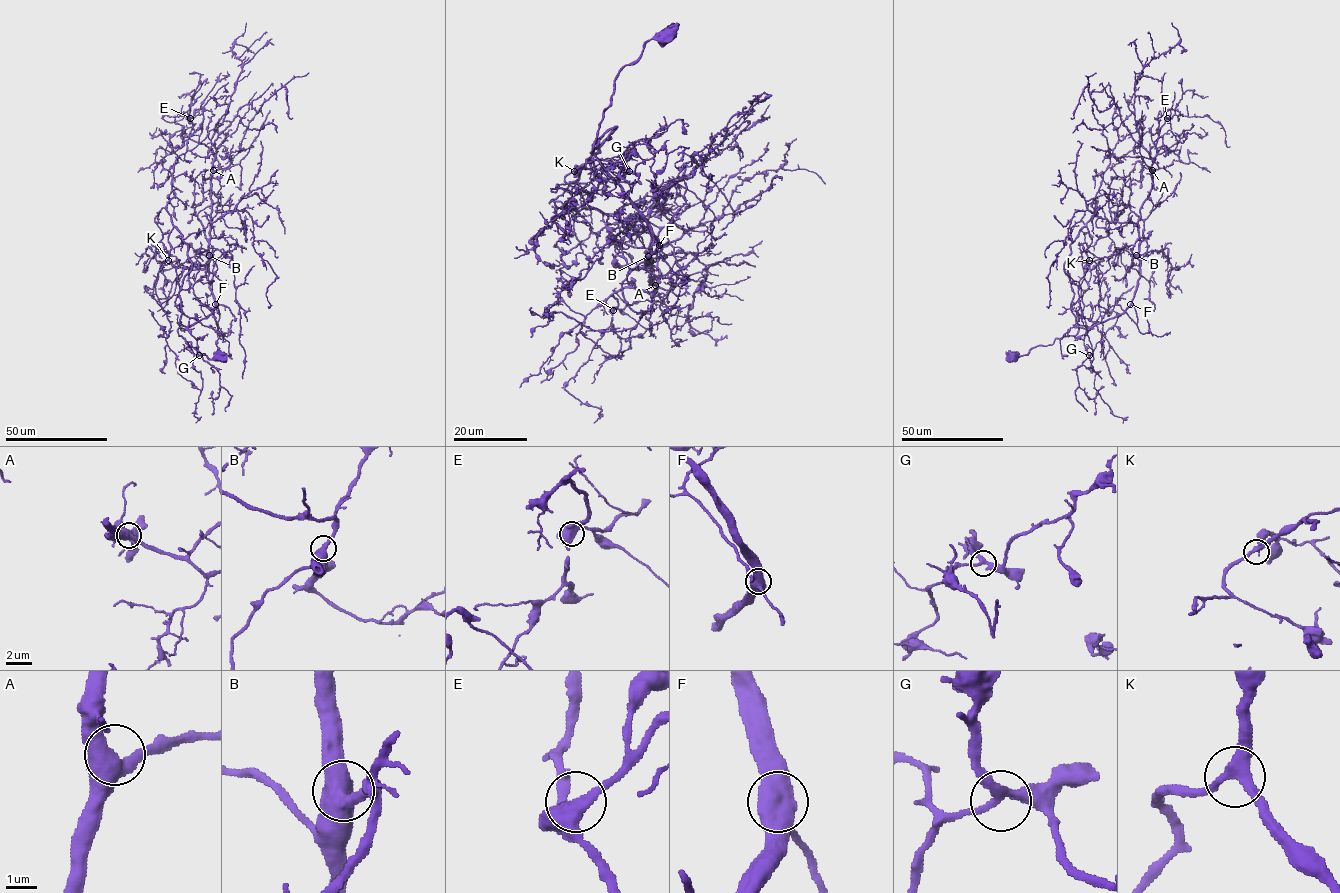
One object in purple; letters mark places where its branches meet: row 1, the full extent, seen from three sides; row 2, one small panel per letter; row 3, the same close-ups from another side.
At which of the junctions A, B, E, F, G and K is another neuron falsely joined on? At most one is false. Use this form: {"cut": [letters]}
{"cut": []}

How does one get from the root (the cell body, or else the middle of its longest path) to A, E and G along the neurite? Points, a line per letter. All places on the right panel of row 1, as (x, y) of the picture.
A: (1013, 356), (1074, 335), (1080, 327), (1114, 318), (1129, 306), (1139, 277), (1138, 219), (1152, 170)
E: (1013, 356), (1129, 306), (1139, 277), (1140, 207), (1167, 118)
G: (1013, 356), (1015, 359), (1036, 346), (1074, 335), (1080, 327), (1087, 329), (1084, 345), (1089, 355)

